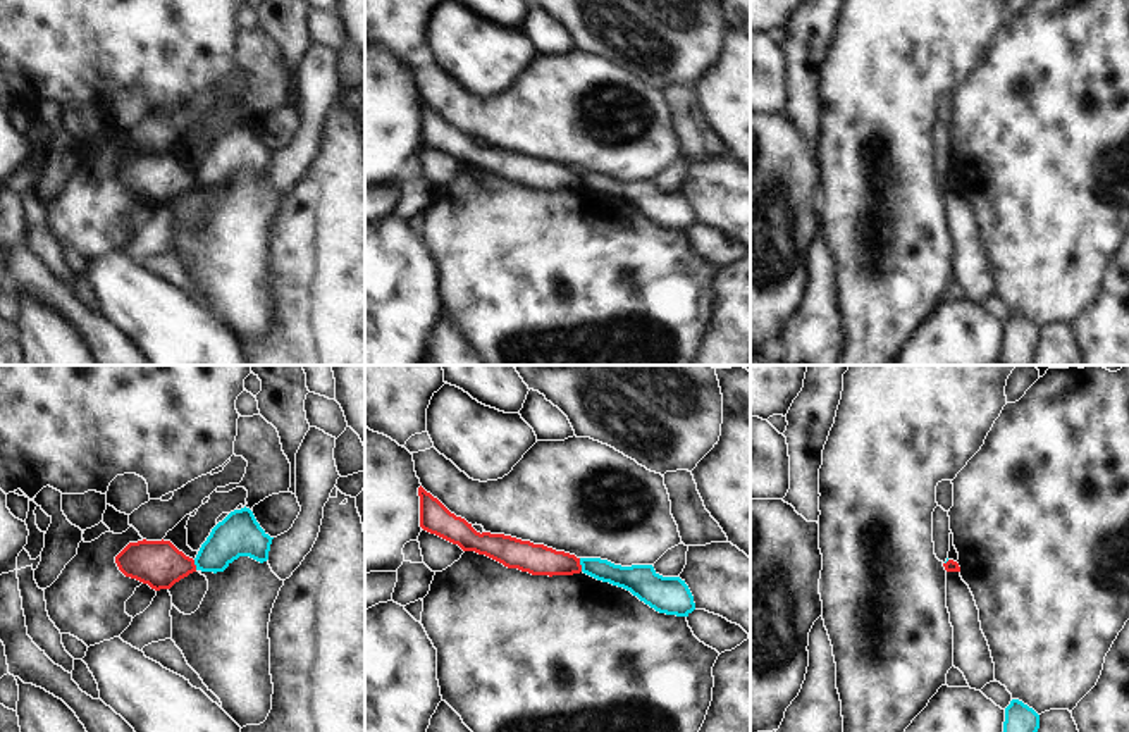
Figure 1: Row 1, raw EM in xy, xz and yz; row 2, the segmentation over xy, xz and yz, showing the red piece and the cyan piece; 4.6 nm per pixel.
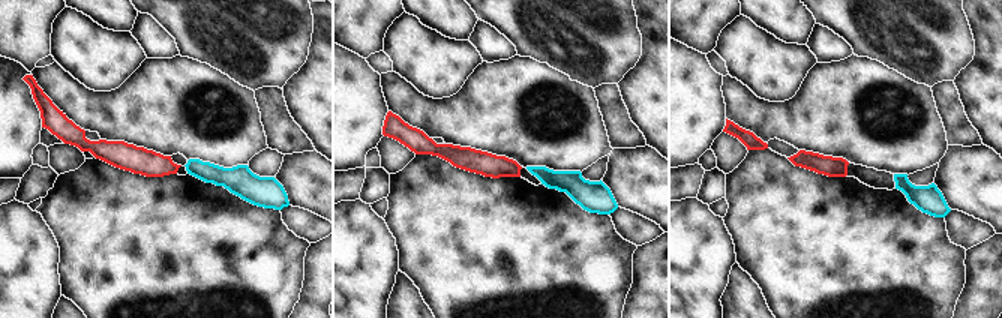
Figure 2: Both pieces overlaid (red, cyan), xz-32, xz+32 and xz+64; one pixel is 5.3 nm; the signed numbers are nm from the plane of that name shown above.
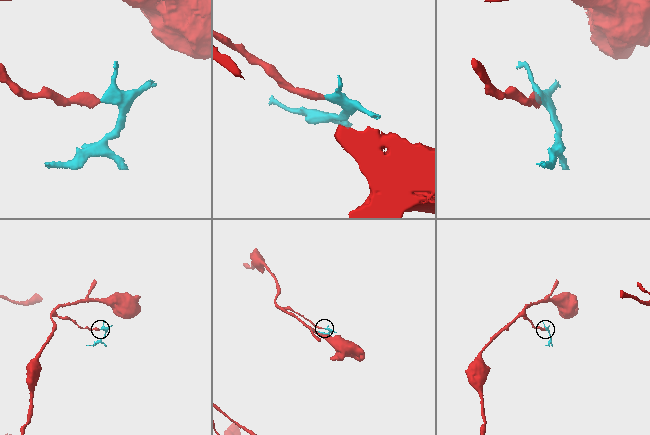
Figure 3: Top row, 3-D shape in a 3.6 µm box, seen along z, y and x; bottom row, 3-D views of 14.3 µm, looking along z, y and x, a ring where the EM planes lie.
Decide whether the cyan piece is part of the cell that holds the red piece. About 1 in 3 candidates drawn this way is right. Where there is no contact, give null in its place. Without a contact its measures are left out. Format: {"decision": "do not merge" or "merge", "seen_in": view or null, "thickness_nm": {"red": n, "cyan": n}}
{"decision": "do not merge", "seen_in": "xz", "thickness_nm": {"red": 140, "cyan": 120}}

